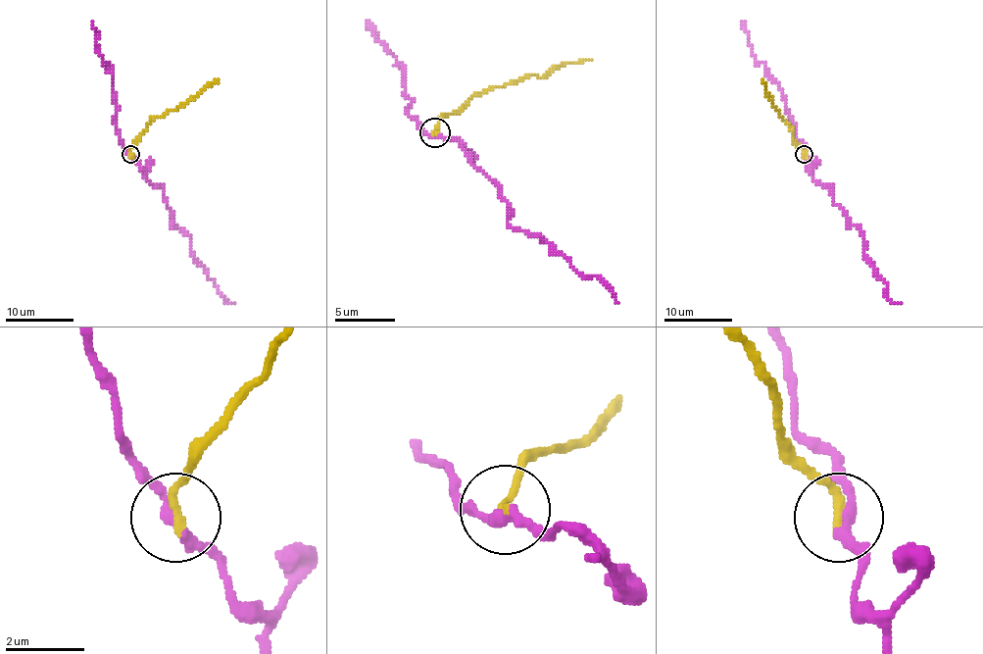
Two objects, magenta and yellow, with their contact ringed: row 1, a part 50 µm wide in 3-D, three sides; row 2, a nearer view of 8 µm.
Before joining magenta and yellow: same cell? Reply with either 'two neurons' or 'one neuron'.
two neurons

